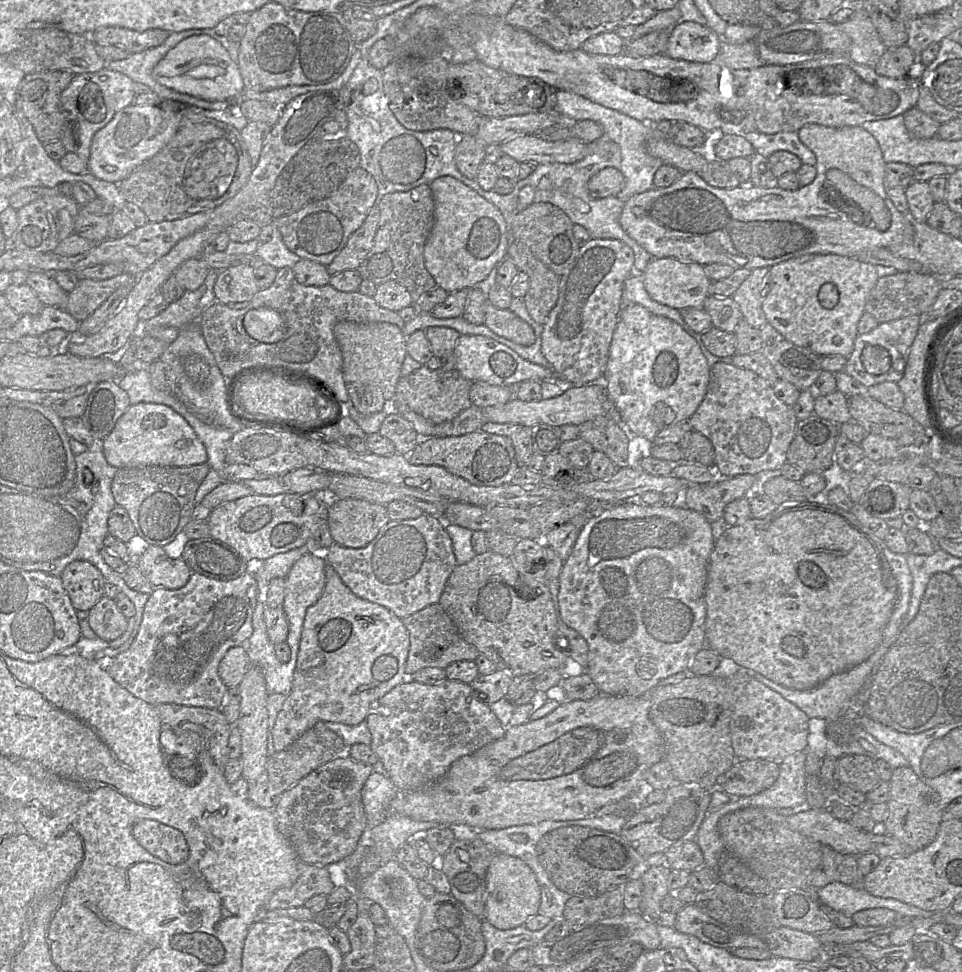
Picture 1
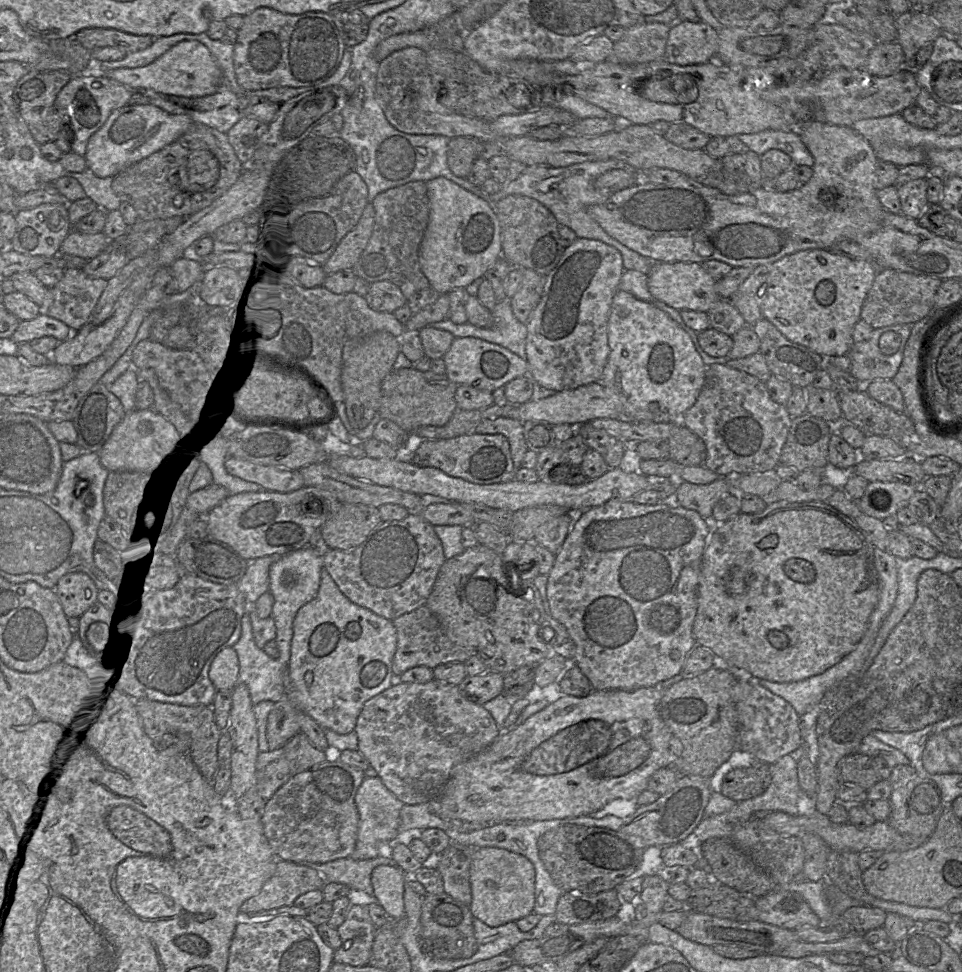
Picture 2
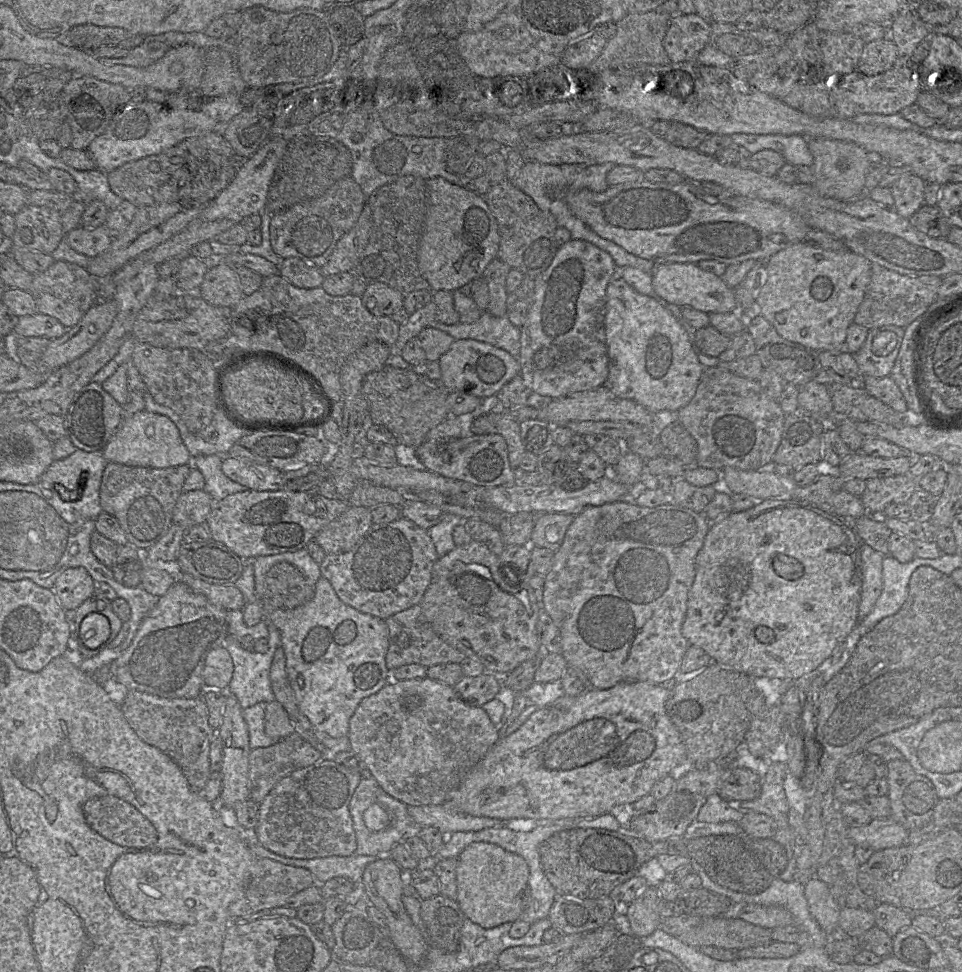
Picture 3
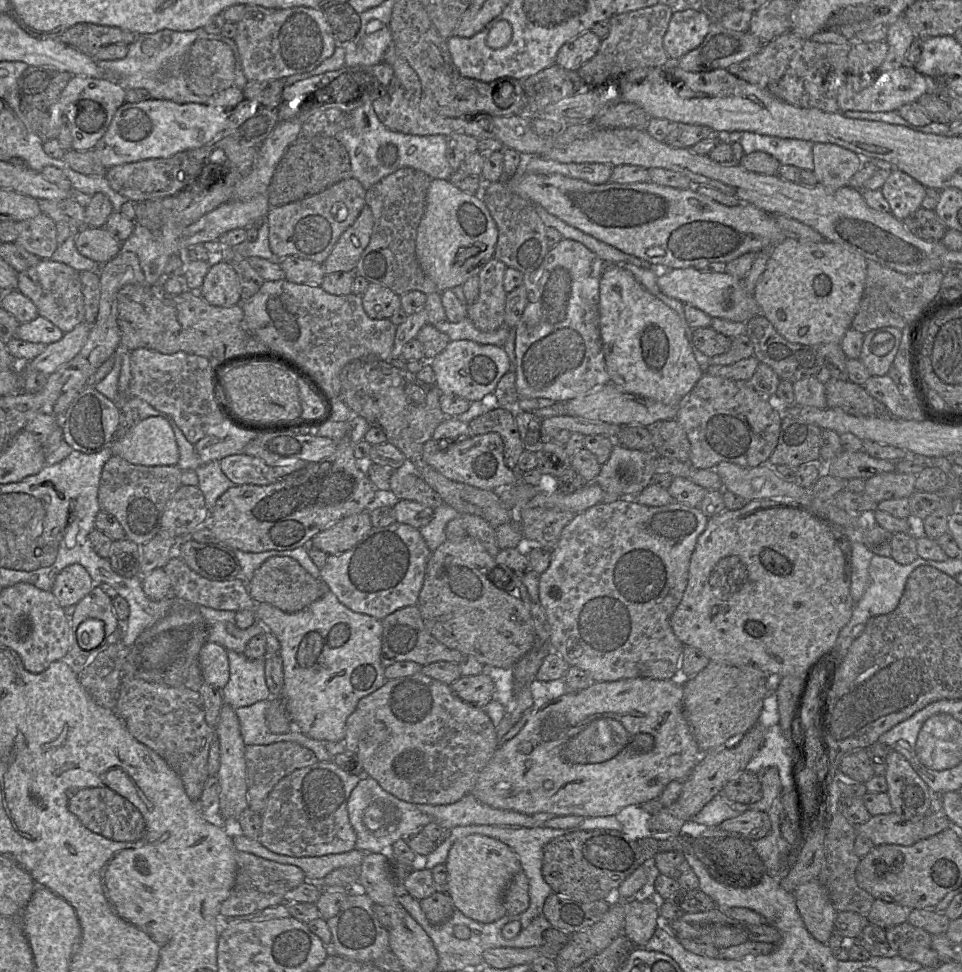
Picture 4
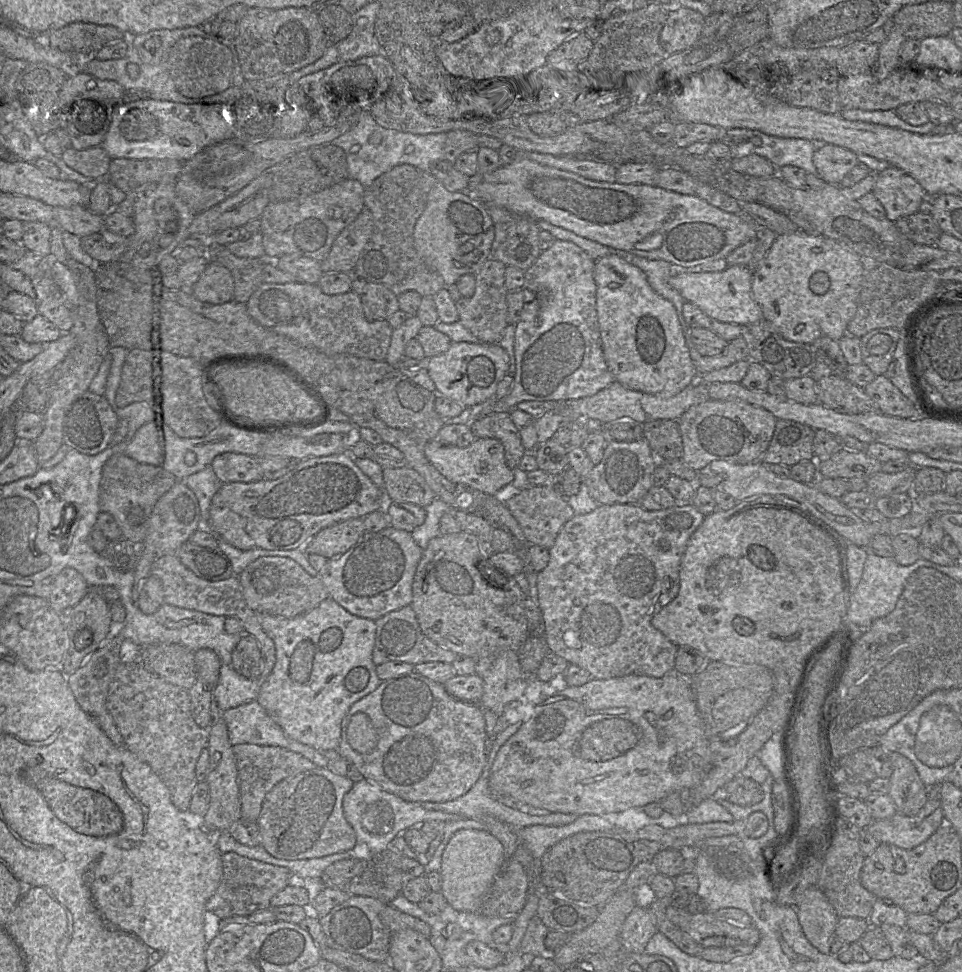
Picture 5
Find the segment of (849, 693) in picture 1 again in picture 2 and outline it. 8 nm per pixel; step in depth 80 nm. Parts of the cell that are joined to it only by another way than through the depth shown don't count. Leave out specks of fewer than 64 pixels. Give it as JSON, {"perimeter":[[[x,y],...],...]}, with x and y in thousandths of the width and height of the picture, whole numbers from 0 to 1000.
{"perimeter":[[[897,654],[889,668],[879,674],[873,681],[860,688],[853,693],[839,699],[810,703],[785,697],[785,703],[799,708],[804,714],[813,717],[826,729],[831,737],[848,727],[858,713],[869,704],[878,701],[890,688],[895,690],[901,688],[901,676],[909,663],[910,657]]]}

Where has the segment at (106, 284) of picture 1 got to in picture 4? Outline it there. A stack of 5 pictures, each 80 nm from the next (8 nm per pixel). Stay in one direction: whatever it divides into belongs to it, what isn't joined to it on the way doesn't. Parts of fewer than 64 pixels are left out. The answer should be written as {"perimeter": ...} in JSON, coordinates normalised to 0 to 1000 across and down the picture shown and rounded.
{"perimeter":[[[43,266],[37,273],[19,281],[17,298],[31,307],[41,324],[50,328],[65,343],[75,341],[87,331],[88,318],[82,280],[70,272]]]}

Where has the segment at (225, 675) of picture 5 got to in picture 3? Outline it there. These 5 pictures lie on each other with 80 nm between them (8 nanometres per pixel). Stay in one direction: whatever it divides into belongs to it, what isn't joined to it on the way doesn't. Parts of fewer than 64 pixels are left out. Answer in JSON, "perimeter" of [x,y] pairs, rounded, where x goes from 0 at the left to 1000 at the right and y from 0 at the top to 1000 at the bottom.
{"perimeter":[[[239,653],[231,666],[238,670],[243,683],[242,695],[235,712],[244,716],[253,729],[269,722],[285,721],[281,688],[286,667],[280,667],[277,672],[258,670]]]}

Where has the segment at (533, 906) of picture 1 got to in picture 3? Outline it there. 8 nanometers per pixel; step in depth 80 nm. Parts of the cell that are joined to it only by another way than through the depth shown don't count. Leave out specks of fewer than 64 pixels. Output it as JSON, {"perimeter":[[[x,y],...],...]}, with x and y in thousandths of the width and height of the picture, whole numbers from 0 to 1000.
{"perimeter":[[[493,866],[476,881],[474,894],[475,929],[482,942],[501,955],[509,956],[542,944],[544,918],[549,912],[550,892],[537,879],[515,868]]]}

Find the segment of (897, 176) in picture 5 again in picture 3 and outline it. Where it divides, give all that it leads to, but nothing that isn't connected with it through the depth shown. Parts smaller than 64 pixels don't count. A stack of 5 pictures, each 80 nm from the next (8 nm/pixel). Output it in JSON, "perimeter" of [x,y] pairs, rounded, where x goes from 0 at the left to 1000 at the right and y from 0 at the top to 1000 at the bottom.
{"perimeter":[[[950,178],[939,179],[924,194],[931,211],[931,219],[945,225],[960,211],[963,187]]]}

